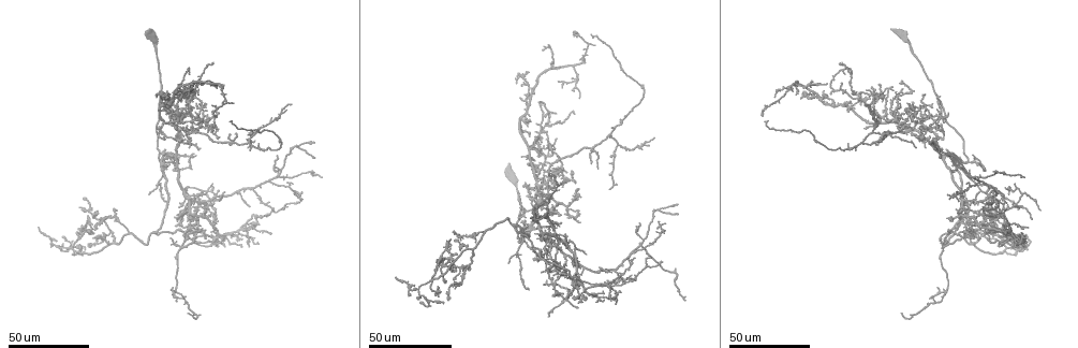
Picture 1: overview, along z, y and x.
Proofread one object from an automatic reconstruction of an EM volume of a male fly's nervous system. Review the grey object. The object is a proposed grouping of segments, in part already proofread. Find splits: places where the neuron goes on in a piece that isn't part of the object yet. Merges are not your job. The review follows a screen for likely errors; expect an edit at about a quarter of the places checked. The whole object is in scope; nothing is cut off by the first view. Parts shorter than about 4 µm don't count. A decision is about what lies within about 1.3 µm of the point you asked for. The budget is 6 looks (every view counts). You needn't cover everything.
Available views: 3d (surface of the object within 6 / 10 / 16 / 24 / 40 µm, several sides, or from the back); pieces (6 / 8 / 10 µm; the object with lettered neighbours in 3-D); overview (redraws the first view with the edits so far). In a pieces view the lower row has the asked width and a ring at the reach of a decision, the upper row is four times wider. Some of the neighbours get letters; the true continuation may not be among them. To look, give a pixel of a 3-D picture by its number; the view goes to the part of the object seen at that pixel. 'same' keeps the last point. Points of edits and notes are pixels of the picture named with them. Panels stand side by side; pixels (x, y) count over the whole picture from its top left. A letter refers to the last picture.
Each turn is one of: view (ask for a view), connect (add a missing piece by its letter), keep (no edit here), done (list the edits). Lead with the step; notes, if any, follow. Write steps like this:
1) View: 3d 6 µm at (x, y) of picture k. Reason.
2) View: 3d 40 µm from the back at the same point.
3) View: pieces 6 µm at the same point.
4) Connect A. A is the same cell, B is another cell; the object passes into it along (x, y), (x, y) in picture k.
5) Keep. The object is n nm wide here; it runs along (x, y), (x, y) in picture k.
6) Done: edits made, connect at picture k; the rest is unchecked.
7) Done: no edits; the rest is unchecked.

View: 3d 40 µm at (220, 189) of picture 1. Free end.

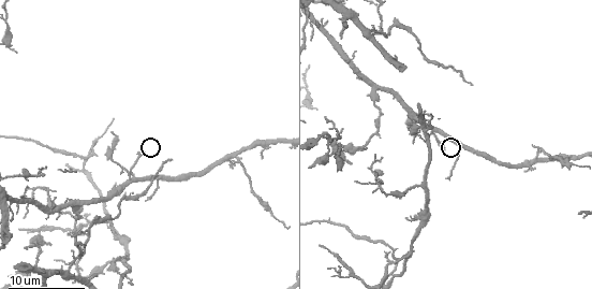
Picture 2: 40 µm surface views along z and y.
View: pieces 6 µm at (444, 147) of picture 2.

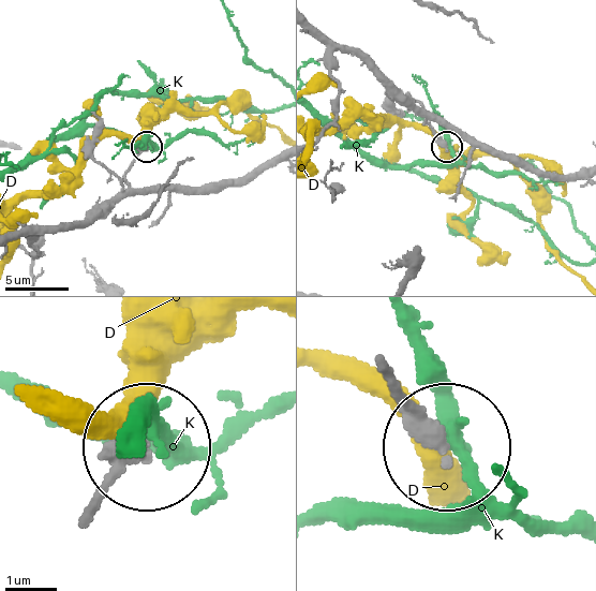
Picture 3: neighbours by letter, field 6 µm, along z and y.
Keep. The object is 360 nm wide here; D and K are other cells; it runs along (386, 377), (442, 445) in picture 3; no lettered piece goes on from it.

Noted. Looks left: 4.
View: 3d 40 µm at (83, 226) of picture 1. Tapers out.

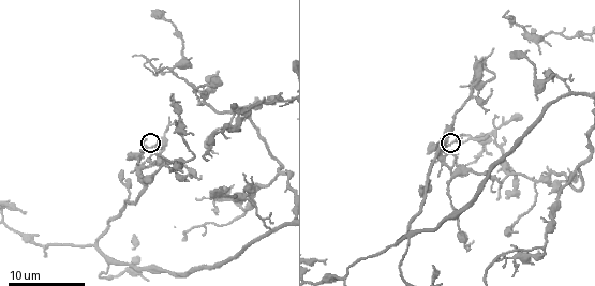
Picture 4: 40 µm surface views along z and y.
View: pieces 8 µm at (159, 148) of picture 4. What lies round it.

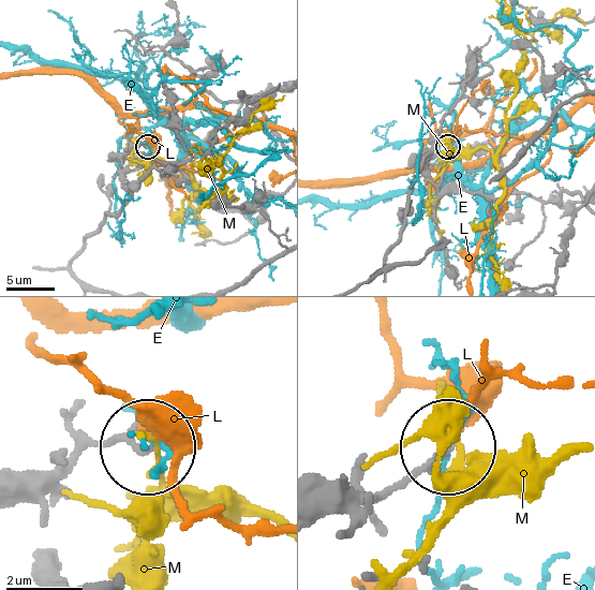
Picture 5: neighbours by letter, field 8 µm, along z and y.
Keep. E, L and M are other cells; none of them fits.

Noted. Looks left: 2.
View: 3d 24 µm at (148, 194) of picture 1. An open end.

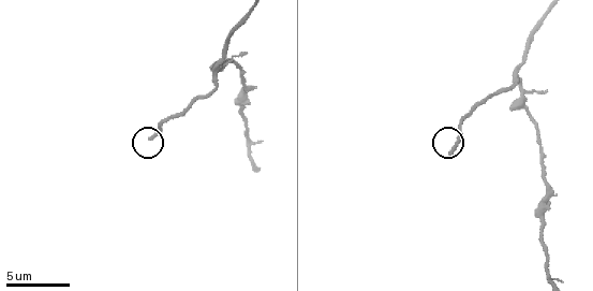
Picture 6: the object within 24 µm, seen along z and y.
View: pieces 8 µm at (452, 155) of picture 6. What lies round it.

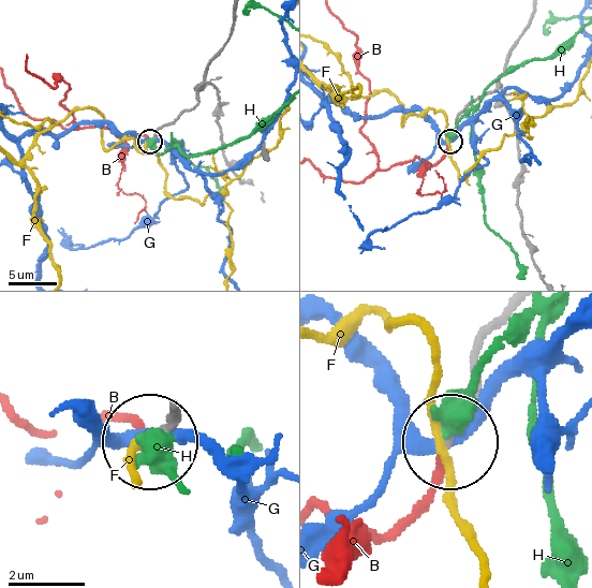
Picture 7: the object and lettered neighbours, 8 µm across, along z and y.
Connect B. B is the same cell, F, G and H are other cells; the object passes into it along (457, 118), (438, 162), (383, 168), (361, 131), (366, 103) in picture 7; the neuron continues.

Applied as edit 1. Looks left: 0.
Done: edits made, connect at picture 7; the rest is unchecked.

